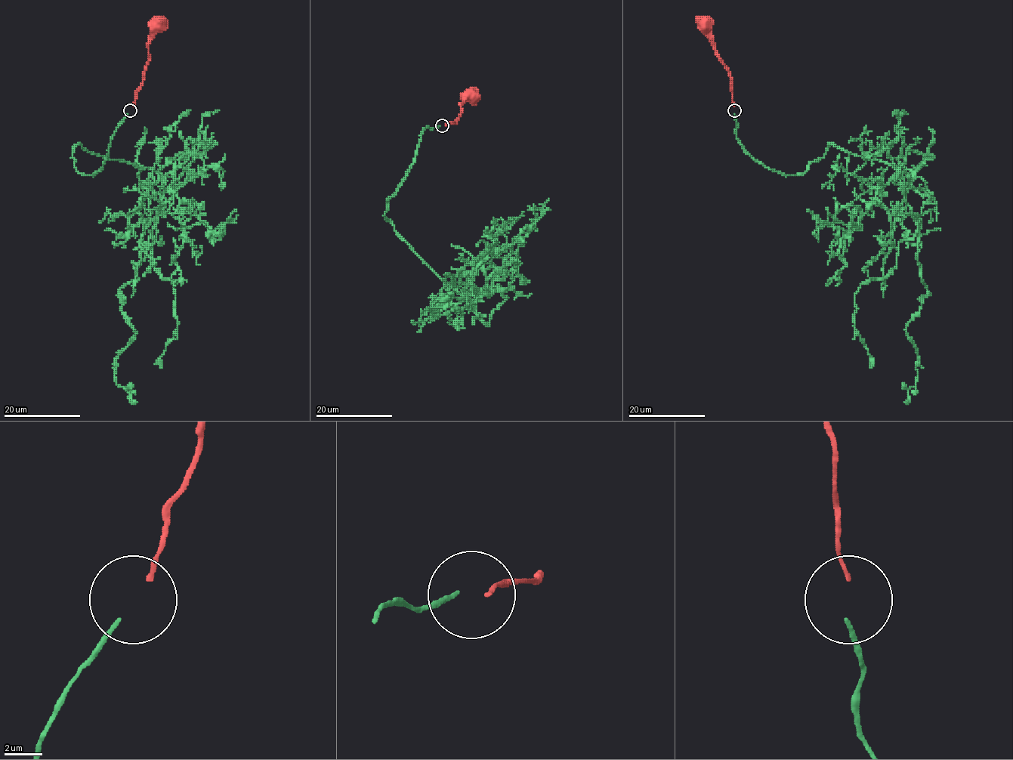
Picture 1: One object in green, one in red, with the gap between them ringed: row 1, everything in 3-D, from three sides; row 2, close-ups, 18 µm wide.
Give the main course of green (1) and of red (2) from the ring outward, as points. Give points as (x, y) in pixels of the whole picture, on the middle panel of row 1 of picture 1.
1: (440, 125), (422, 131), (385, 217), (469, 304), (499, 288), (431, 318), (447, 298), (427, 308), (449, 298)
2: (445, 125), (455, 122), (461, 112), (461, 105), (470, 96)

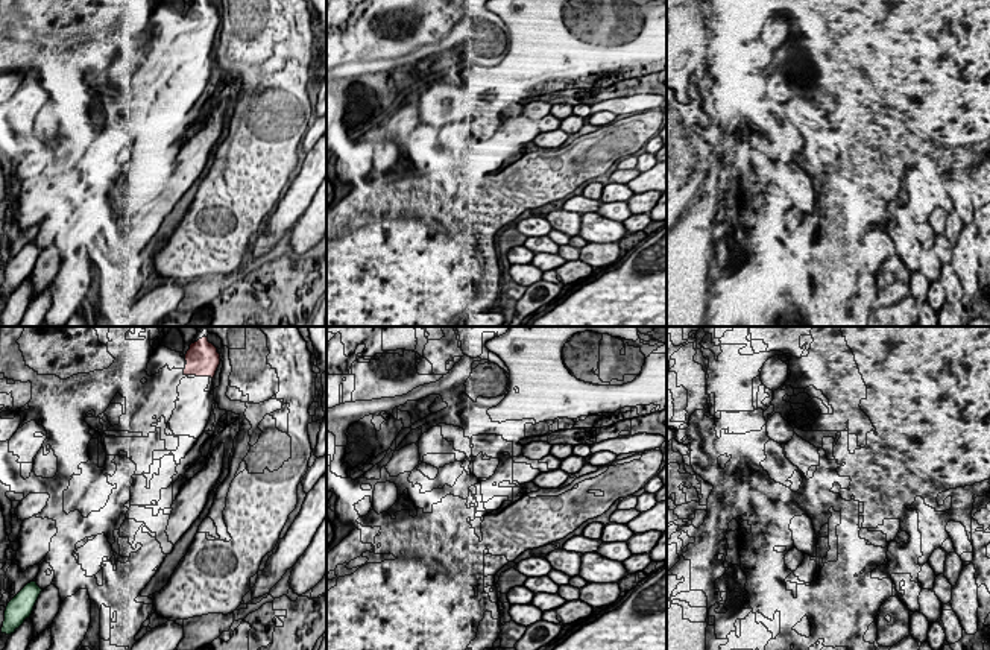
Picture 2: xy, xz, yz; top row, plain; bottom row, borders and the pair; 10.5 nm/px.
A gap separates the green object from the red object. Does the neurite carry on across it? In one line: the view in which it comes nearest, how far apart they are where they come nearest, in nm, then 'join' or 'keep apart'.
view xy; gap 2700 nm; keep apart

